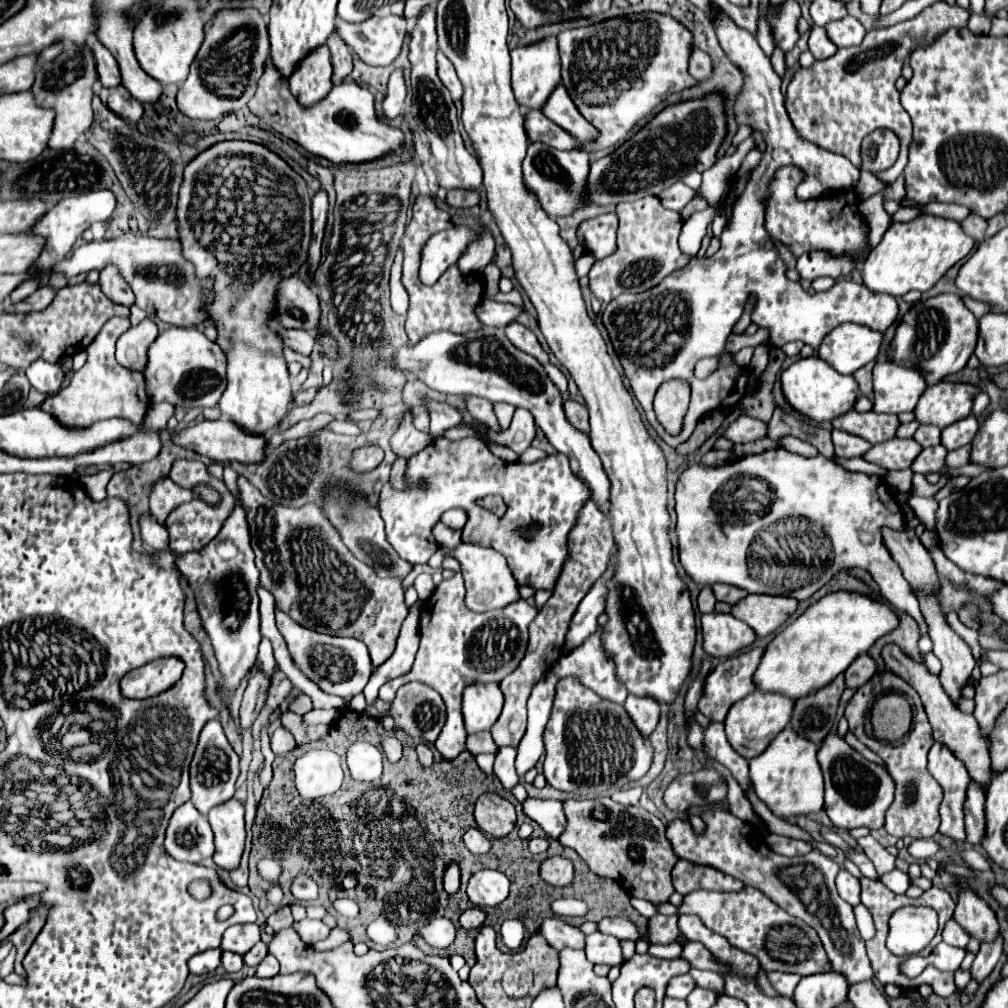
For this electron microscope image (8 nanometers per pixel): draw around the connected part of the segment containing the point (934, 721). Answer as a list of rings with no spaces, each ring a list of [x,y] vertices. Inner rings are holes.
[[[890,644],[882,650],[882,658],[888,666],[890,672],[902,676],[918,694],[920,700],[924,704],[924,710],[928,714],[928,720],[934,728],[934,740],[940,742],[942,746],[948,746],[948,750],[952,750],[952,754],[956,754],[956,758],[960,758],[968,770],[968,776],[972,778],[972,782],[980,784],[982,790],[986,790],[988,782],[992,780],[992,768],[990,768],[990,754],[988,754],[988,742],[980,736],[976,720],[972,714],[964,714],[958,710],[958,706],[950,700],[950,696],[946,694],[946,690],[940,684],[940,678],[930,674],[928,668],[924,664],[918,664],[914,660],[910,660],[898,646]]]

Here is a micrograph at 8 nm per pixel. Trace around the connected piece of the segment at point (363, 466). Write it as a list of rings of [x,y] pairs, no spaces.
[[[378,446],[358,448],[352,456],[352,468],[356,472],[368,472],[368,470],[374,470],[382,462],[382,458],[384,458],[384,452]]]

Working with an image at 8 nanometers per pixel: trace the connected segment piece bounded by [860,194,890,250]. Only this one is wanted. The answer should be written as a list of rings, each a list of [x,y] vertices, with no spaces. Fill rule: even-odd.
[[[876,194],[876,196],[860,202],[860,212],[864,214],[864,220],[868,222],[868,238],[870,238],[868,240],[868,248],[870,250],[880,242],[880,238],[888,230],[890,216],[886,214],[882,202],[884,202],[882,194]]]

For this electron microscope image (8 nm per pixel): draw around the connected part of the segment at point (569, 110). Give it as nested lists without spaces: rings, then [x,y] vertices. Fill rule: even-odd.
[[[562,84],[556,86],[556,90],[548,96],[548,102],[544,102],[542,112],[556,122],[558,126],[562,126],[566,132],[570,132],[574,138],[592,138],[594,130],[592,126],[582,118],[582,114],[576,110],[574,102],[570,100],[566,88]]]

